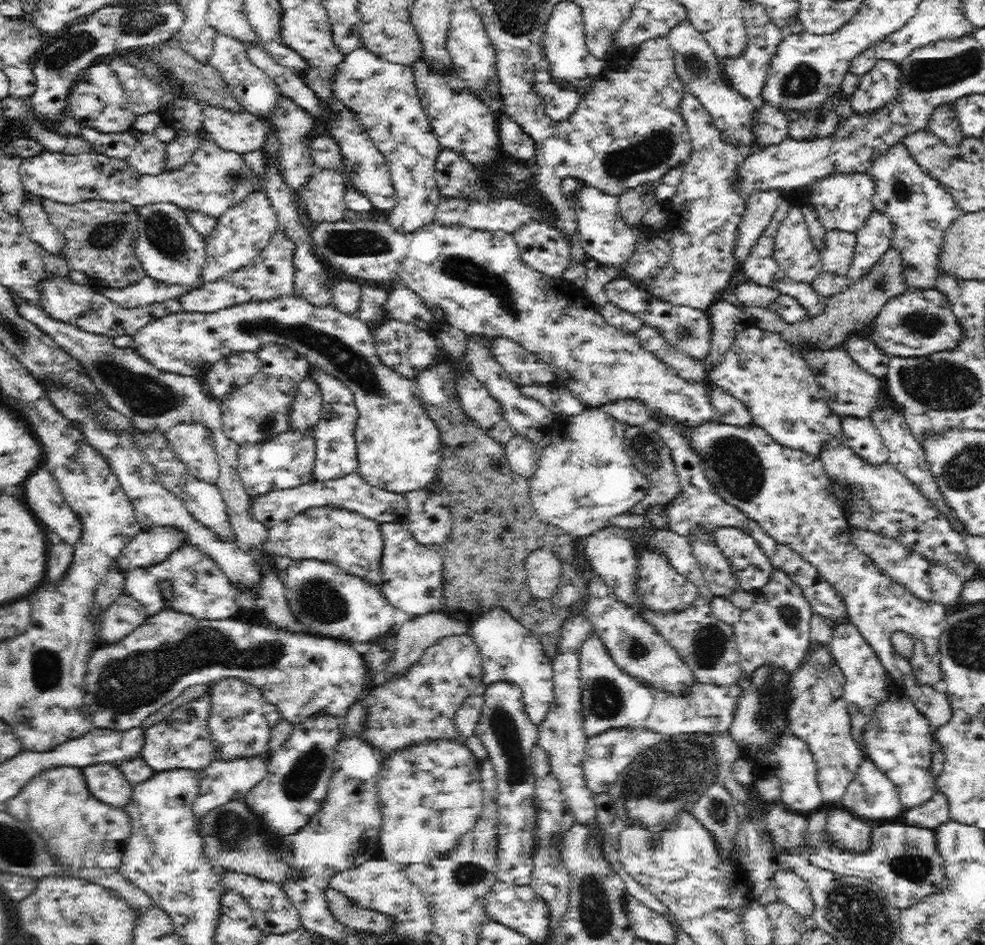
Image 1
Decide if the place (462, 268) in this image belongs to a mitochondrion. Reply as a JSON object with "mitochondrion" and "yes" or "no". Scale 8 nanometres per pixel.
{"mitochondrion":"yes"}

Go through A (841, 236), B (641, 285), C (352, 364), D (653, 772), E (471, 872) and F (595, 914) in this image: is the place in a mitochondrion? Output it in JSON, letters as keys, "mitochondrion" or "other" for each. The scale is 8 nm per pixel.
{"A":"other","B":"other","C":"mitochondrion","D":"mitochondrion","E":"mitochondrion","F":"mitochondrion"}

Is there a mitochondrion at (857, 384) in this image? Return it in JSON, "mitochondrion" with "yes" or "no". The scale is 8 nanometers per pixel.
{"mitochondrion":"no"}

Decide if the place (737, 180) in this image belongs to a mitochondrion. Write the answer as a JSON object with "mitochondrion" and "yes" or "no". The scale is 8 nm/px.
{"mitochondrion":"no"}

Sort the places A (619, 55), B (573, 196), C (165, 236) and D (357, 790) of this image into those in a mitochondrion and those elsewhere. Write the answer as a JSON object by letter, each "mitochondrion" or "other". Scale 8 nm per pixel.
{"A":"other","B":"other","C":"mitochondrion","D":"other"}

